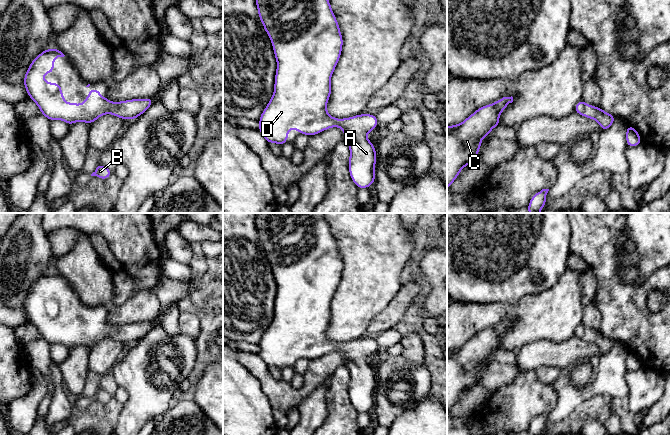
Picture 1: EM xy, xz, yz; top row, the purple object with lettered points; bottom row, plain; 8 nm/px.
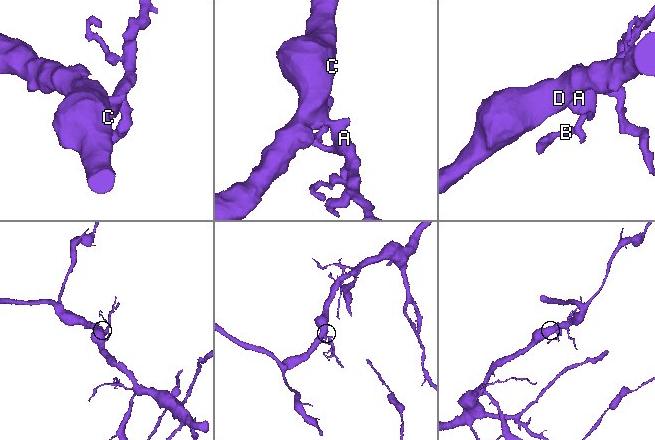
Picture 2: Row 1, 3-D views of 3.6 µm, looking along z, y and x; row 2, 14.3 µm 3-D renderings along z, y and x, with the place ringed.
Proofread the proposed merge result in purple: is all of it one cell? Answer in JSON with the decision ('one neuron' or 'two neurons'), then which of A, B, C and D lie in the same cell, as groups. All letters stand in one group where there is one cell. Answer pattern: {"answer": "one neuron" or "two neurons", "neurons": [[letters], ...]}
{"answer": "one neuron", "neurons": [["A", "B", "C", "D"]]}

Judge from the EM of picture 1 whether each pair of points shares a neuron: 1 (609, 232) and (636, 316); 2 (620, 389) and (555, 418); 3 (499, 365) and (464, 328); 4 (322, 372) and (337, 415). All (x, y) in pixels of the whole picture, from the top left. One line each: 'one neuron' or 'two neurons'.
1: one neuron
2: one neuron
3: two neurons
4: two neurons

